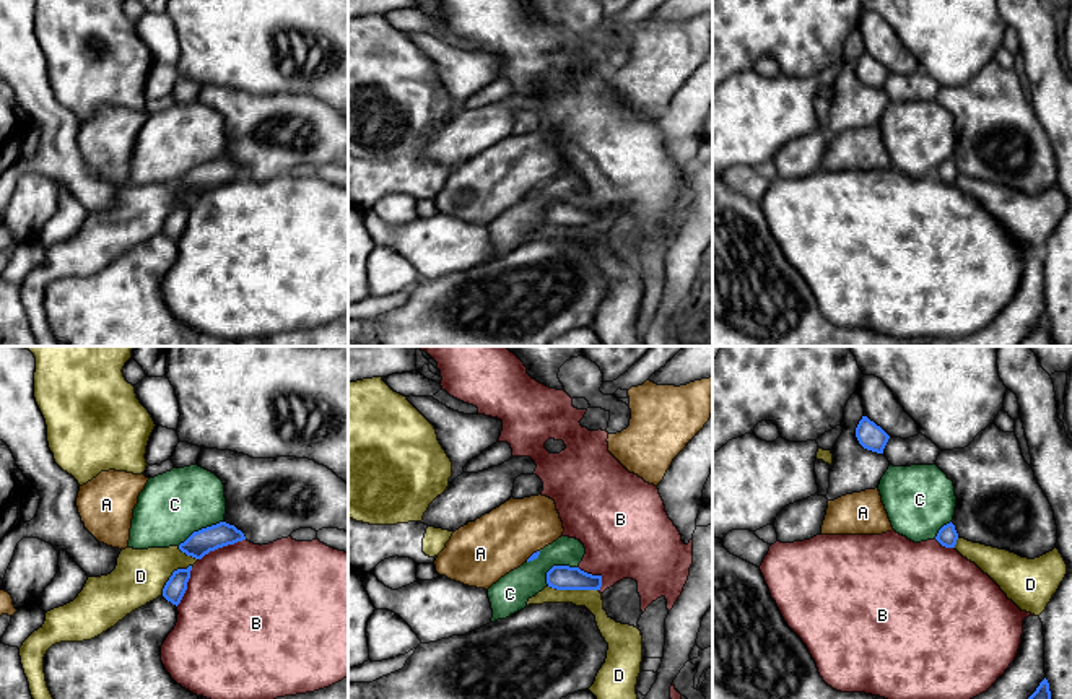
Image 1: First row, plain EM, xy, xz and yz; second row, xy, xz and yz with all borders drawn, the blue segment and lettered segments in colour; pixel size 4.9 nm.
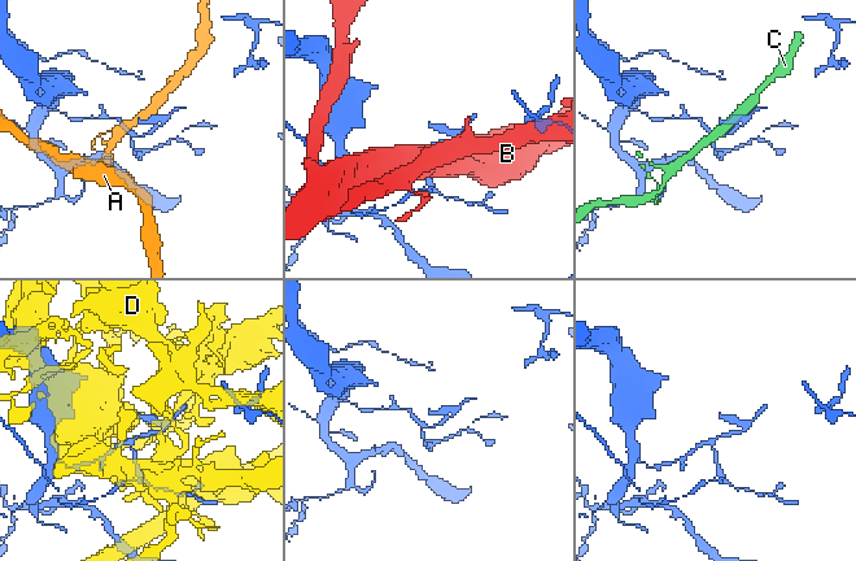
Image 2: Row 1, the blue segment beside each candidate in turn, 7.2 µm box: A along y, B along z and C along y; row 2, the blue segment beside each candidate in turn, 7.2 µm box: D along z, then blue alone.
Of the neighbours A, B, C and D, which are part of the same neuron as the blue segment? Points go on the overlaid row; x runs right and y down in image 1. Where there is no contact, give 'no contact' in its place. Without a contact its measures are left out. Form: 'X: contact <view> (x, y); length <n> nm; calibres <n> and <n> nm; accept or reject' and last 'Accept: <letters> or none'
A: contact xz (532, 555); length 90 nm; calibres 30 and 320 nm; reject
B: contact xy (222, 547); length 260 nm; calibres 120 and 500 nm; reject
C: contact xy (199, 530); length 260 nm; calibres 120 and 320 nm; reject
D: contact xz (573, 589); length 240 nm; calibres 130 and 100 nm; reject
Accept: none

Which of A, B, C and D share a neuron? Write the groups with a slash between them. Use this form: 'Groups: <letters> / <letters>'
Groups: A / B / C / D

